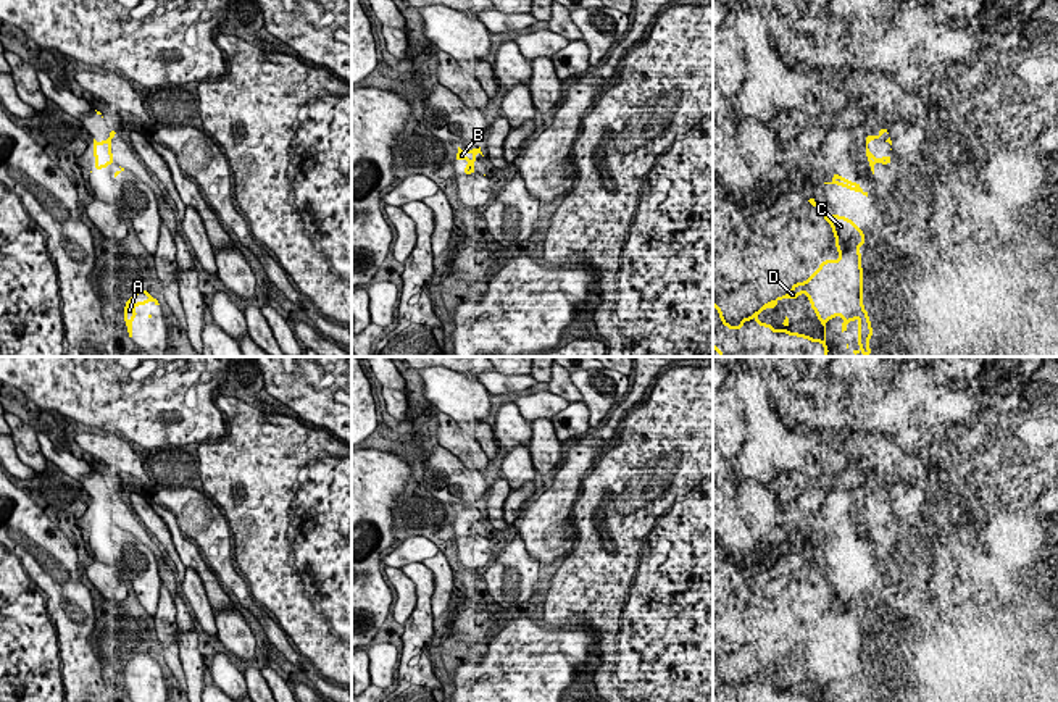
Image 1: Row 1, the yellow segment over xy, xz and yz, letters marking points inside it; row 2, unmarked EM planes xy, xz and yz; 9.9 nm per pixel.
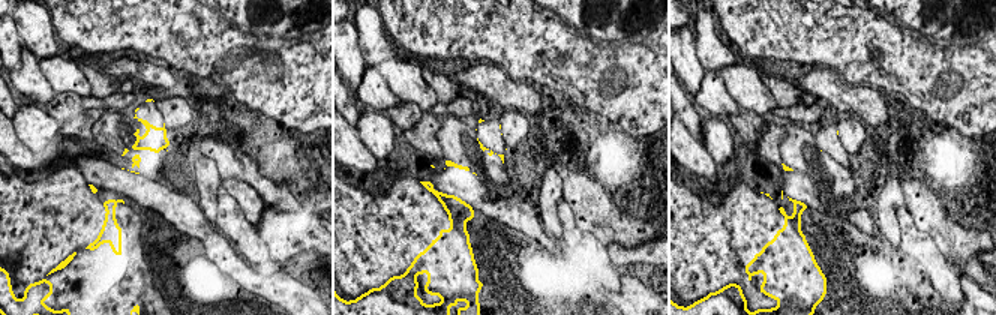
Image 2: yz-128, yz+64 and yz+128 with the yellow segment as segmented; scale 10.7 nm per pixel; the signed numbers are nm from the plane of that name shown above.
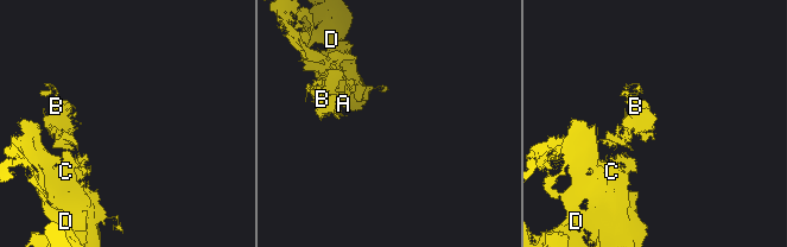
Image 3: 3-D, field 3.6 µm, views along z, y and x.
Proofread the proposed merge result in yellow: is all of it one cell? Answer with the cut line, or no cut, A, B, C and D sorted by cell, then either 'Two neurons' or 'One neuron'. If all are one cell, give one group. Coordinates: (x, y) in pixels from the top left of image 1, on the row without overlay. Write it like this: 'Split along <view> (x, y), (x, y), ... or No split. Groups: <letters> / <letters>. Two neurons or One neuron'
No split. Groups: A B C D. One neuron

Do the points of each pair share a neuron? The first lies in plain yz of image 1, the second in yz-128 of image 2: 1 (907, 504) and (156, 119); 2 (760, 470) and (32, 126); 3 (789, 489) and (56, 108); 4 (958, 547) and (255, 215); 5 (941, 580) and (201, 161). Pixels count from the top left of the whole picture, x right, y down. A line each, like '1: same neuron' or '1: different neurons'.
1: different neurons
2: different neurons
3: same neuron
4: different neurons
5: same neuron

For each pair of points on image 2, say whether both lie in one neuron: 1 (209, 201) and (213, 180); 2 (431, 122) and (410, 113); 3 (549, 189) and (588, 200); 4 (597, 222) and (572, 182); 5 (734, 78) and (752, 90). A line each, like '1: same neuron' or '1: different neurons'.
1: same neuron
2: different neurons
3: different neurons
4: same neuron
5: same neuron

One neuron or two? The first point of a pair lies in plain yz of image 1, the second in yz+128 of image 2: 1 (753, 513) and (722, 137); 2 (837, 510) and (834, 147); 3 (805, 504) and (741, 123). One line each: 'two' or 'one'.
1: one
2: two
3: two

